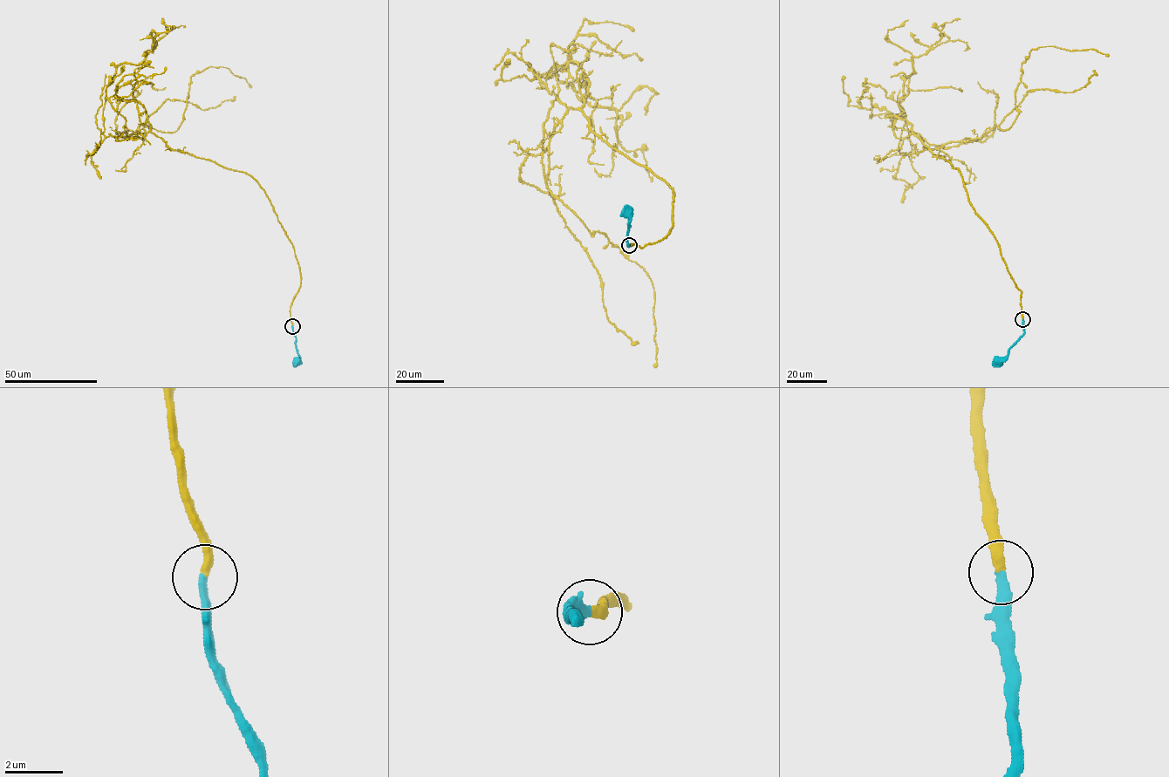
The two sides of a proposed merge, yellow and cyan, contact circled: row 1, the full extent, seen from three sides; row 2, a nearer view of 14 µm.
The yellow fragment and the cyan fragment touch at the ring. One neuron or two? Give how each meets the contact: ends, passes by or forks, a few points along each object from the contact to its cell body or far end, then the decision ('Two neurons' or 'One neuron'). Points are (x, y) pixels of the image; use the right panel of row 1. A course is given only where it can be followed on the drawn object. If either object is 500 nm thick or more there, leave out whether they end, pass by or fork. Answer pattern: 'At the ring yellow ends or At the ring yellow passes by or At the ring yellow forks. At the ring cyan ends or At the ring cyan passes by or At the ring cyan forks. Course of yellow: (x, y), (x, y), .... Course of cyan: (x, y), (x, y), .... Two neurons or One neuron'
At the ring yellow ends. At the ring cyan ends. Course of yellow: (1022, 320), (1021, 290), (958, 168), (885, 115), (954, 146), (1009, 129), (1031, 50), (1109, 56). Course of cyan: (1022, 320), (1023, 334), (998, 362). One neuron

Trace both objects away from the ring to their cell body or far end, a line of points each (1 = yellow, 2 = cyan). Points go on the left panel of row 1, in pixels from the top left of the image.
1: (292, 326), (258, 183), (115, 111), (173, 132), (193, 75), (250, 87)
2: (292, 326), (299, 358), (296, 363)

